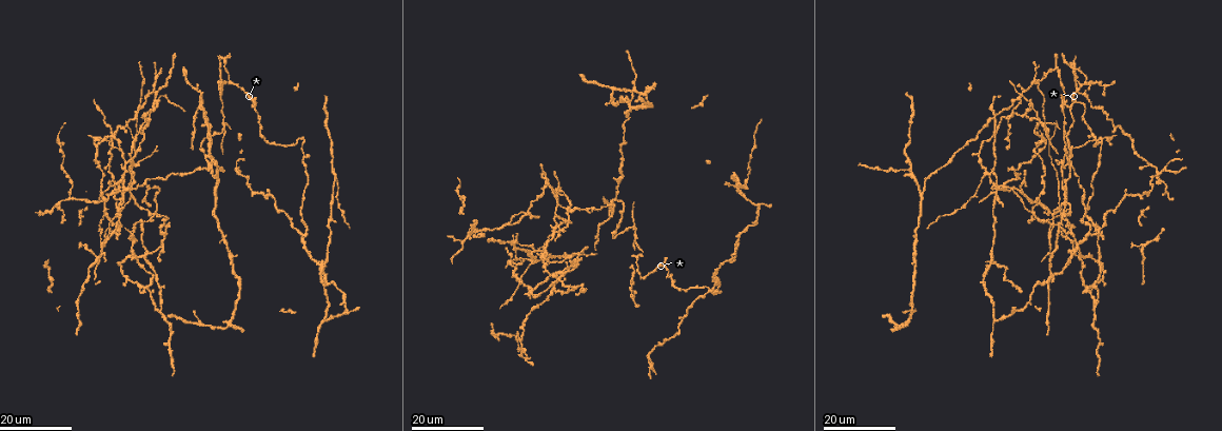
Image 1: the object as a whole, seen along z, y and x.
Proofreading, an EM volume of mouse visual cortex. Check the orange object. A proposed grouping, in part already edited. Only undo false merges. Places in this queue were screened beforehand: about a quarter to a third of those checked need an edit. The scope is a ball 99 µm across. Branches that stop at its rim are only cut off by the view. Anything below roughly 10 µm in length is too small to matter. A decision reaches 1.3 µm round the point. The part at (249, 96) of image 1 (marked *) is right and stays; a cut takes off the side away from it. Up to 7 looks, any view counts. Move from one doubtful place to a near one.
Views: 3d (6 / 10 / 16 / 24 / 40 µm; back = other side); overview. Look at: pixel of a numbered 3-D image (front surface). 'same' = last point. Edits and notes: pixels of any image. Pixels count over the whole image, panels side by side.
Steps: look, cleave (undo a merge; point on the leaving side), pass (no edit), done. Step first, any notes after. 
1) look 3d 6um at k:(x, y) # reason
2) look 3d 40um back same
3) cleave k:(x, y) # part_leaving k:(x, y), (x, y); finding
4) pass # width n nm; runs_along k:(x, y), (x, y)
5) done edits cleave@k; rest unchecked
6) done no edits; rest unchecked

look 3d 24um at 1:(221, 123) # three-way junction

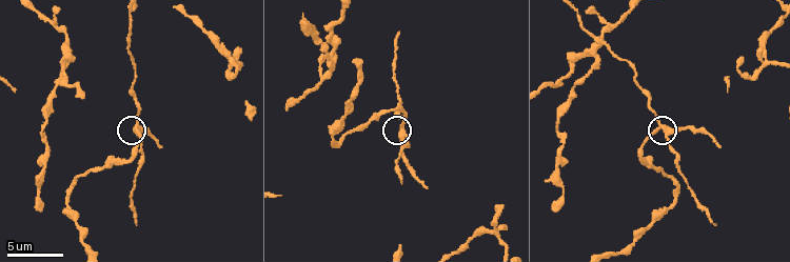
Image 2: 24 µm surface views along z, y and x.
look 3d 6um at 2:(660, 127)

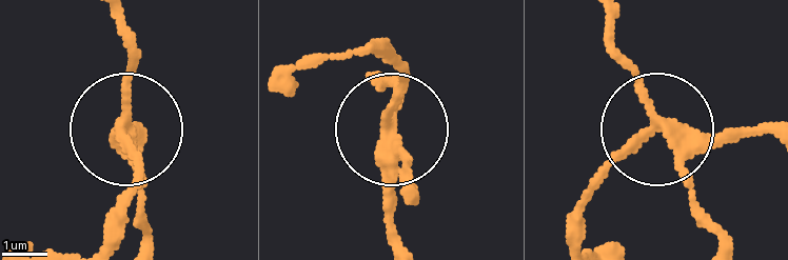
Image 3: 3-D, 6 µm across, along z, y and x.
look 3d 6um back at 3:(390, 127)

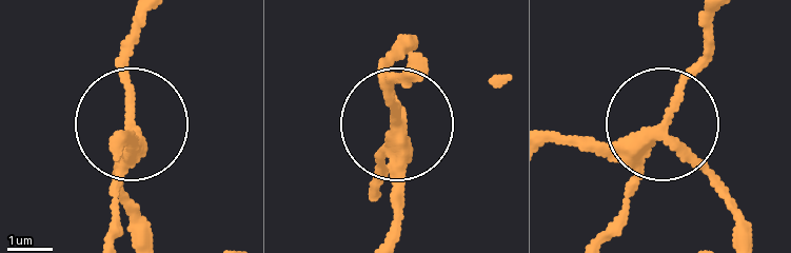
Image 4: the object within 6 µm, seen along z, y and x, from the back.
cleave 4:(133, 88) # side_arm 16 um; part_leaving 4:(646, 142), (698, 56), (706, 11); a second neuron is stuck on

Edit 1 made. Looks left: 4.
look overview

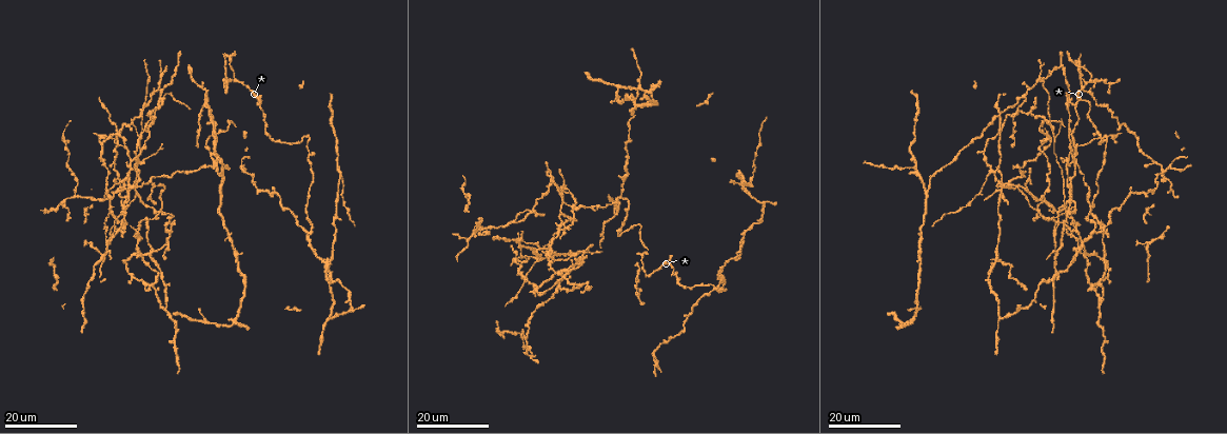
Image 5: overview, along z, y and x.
look 3d 24um at 5:(1074, 148) # small branch off a trunk

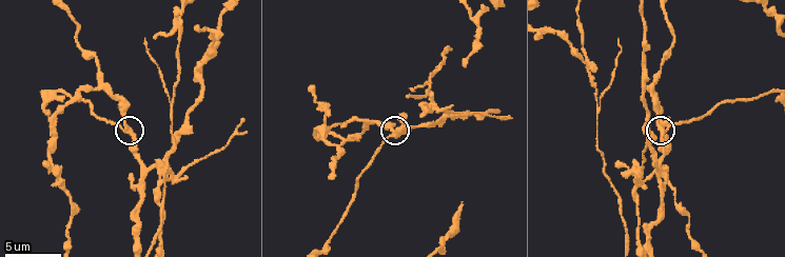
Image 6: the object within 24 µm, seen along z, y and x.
look 3d 10um at 6:(391, 133)

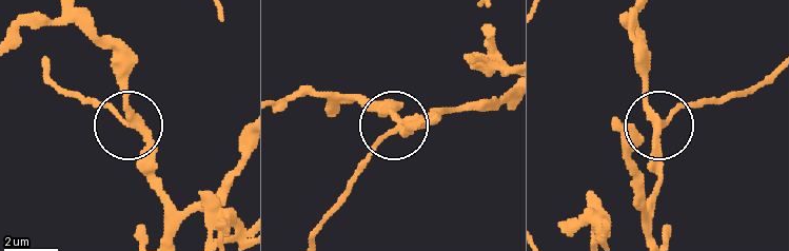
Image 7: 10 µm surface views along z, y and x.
cleave 7:(93, 99) # part_leaving 7:(112, 112), (64, 91), (51, 69); two neurons meet here

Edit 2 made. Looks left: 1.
done edits cleave@4, cleave@7; rest unchecked

